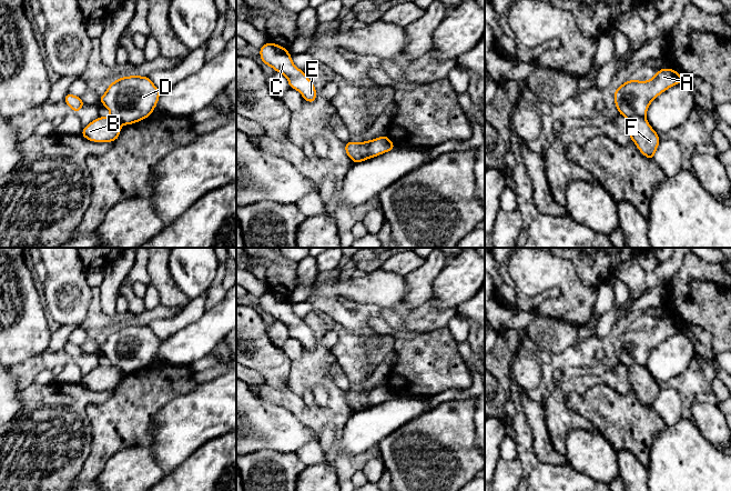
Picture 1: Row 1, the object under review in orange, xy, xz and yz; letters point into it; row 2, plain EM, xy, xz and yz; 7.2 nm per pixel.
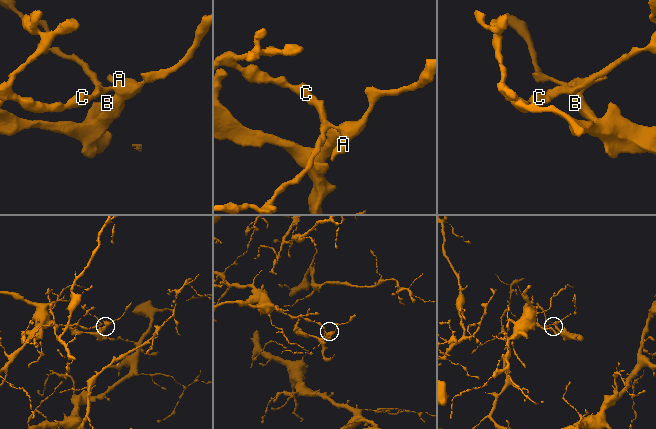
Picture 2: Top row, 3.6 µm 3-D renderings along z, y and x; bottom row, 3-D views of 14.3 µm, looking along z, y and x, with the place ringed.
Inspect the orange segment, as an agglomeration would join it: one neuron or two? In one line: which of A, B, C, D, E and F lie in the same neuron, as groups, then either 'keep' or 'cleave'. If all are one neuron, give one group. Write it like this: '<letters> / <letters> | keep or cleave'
A C D E / B F | cleave

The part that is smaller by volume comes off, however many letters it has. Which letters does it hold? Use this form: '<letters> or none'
B, F

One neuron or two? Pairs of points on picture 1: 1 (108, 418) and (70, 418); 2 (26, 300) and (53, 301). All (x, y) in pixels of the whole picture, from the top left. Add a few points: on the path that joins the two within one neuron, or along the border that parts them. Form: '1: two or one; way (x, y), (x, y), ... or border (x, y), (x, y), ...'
1: two; border (105, 400), (87, 408), (90, 443)
2: two; border (46, 312), (49, 316)

